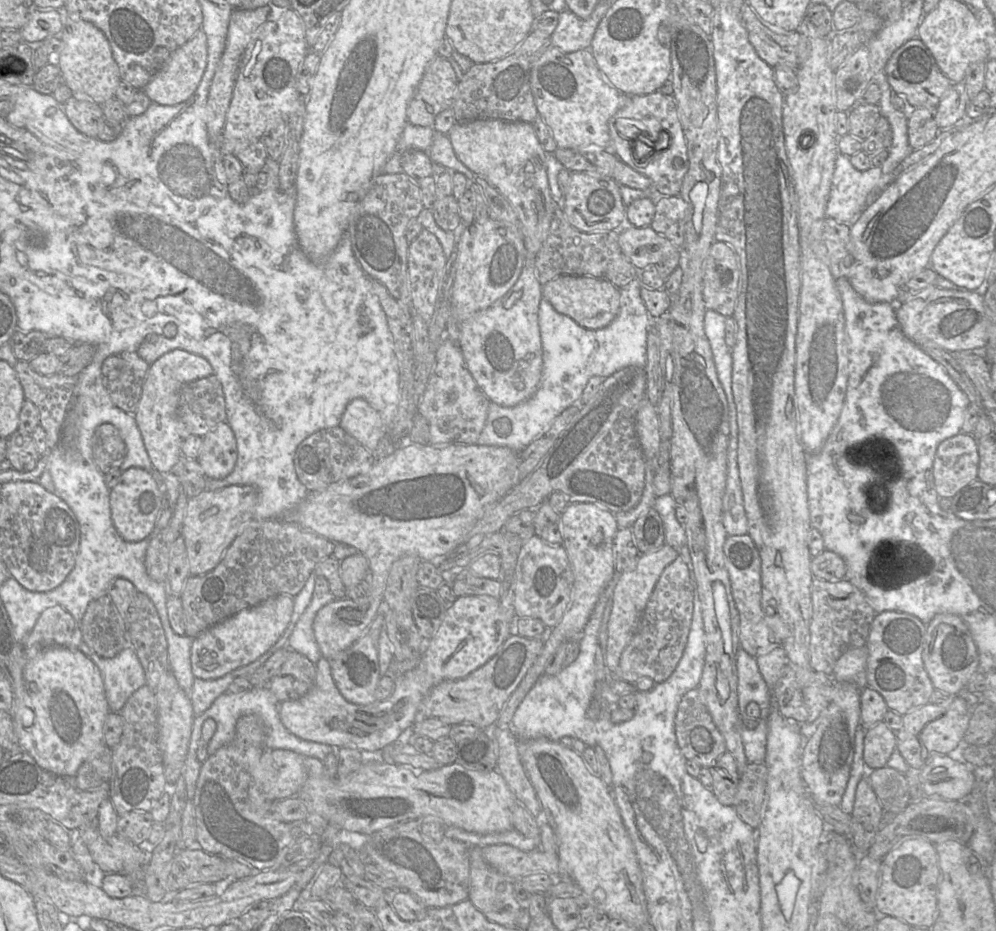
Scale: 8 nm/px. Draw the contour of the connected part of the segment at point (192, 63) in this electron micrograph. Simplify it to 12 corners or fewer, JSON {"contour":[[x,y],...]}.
{"contour":[[200,29],[143,88],[152,103],[190,99],[207,65]]}

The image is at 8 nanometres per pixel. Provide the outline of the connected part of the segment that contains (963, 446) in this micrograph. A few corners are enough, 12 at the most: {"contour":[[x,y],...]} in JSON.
{"contour":[[959,434],[937,447],[940,498],[978,479],[978,440]]}

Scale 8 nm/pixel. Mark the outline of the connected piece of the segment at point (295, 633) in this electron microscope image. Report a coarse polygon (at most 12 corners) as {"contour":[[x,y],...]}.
{"contour":[[313,595],[287,642],[315,665],[322,655],[314,635],[317,612],[337,598]]}

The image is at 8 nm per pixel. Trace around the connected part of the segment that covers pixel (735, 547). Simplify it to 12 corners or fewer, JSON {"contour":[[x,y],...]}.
{"contour":[[749,534],[723,549],[740,617],[740,646],[753,657],[781,645],[761,604],[759,551]]}

